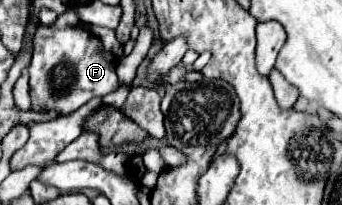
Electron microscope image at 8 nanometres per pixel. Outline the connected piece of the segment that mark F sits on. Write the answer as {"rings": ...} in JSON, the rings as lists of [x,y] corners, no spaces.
{"rings":[[[38,26],[34,34],[34,54],[28,66],[30,74],[30,98],[32,110],[58,110],[64,116],[84,106],[94,96],[102,98],[118,88],[116,76],[116,56],[102,50],[102,42],[86,28],[66,28],[52,30],[48,26]]]}

